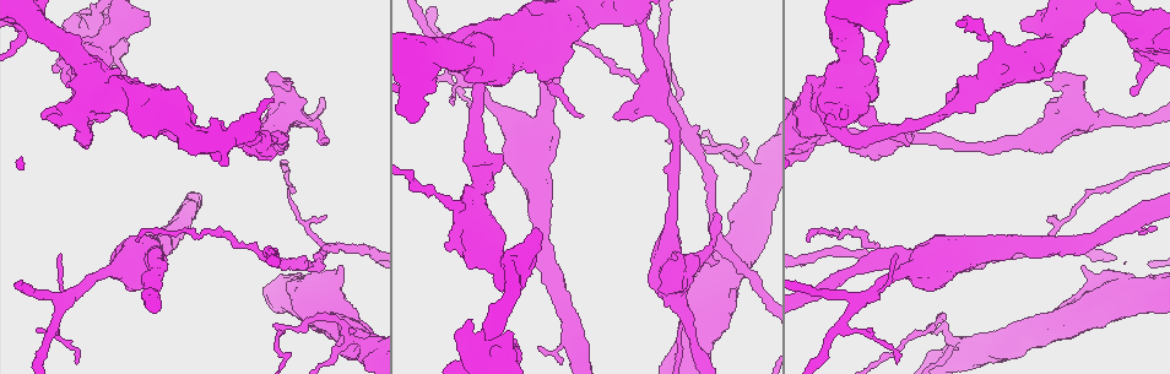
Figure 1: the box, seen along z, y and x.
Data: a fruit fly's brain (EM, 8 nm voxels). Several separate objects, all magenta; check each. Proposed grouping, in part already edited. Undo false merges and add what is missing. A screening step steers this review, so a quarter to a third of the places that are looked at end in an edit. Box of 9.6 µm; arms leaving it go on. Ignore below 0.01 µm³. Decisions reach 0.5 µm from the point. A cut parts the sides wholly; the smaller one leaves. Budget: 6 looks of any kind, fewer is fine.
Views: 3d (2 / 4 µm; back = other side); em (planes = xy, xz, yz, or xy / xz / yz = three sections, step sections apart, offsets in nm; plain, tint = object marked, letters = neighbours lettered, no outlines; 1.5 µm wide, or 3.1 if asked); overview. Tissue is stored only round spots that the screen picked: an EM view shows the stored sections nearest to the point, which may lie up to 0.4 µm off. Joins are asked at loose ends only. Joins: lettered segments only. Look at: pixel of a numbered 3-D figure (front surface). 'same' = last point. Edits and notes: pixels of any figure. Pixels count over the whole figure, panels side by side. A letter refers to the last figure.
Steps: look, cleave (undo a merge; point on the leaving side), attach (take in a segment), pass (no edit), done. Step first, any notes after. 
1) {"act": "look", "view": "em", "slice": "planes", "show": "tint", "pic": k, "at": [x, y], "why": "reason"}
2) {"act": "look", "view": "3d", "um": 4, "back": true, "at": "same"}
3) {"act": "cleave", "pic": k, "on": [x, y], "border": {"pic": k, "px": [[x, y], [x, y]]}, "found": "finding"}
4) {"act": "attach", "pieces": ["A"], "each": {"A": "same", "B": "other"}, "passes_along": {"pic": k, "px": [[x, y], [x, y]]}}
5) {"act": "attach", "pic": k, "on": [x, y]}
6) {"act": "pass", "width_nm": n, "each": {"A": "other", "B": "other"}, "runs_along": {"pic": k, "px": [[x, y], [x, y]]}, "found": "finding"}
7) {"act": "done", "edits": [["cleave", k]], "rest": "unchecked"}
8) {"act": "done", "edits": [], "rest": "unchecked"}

{"act": "look", "view": "3d", "um": 4, "pic": 1, "at": [810, 241], "why": "long arm stops here"}

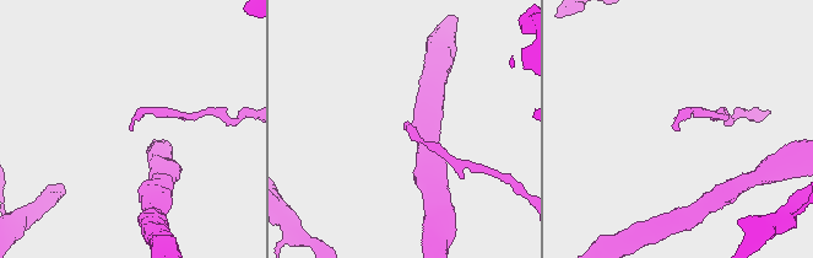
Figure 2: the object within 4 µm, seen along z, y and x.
{"act": "look", "view": "em", "slice": "planes", "show": "letters", "pic": 2, "at": [132, 128], "why": "now the EM"}

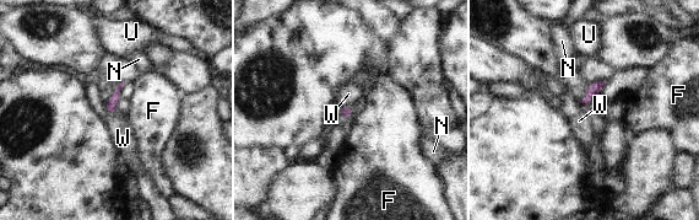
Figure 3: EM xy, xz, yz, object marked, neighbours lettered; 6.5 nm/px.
{"act": "pass", "each": {"F": "other", "N": "other", "U": "other", "W": "other"}, "border": {"pic": 3, "px": [[107, 112], [117, 113]]}, "found": "no lettered segment goes on from it"}

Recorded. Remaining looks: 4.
{"act": "look", "view": "3d", "um": 4, "back": true, "pic": 1, "at": [909, 146], "why": "thin end"}

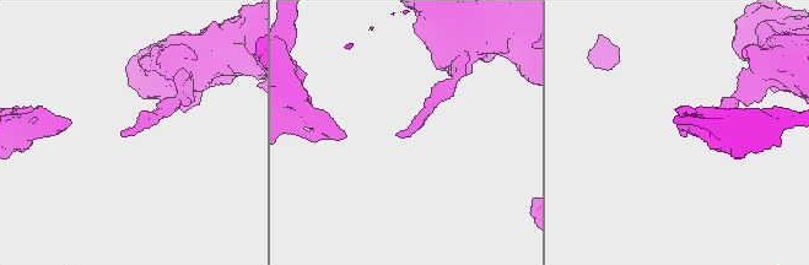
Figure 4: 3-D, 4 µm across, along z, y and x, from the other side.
{"act": "look", "view": "em", "slice": "planes", "show": "plain", "pic": 4, "at": [683, 133]}

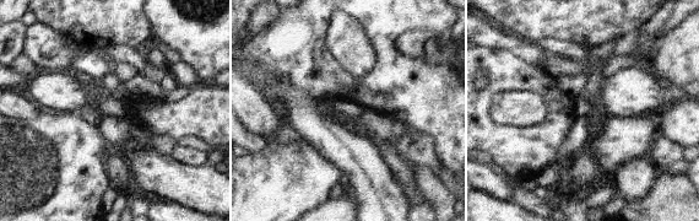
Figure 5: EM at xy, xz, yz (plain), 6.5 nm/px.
{"act": "look", "view": "em", "slice": "planes", "show": "letters", "at": "same"}

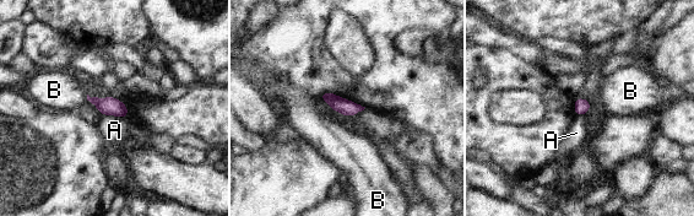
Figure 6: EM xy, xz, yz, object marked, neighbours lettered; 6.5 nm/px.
{"act": "pass", "longest_contact_nm": ["A", 190], "each": {"A": "other", "B": "other"}, "border": {"pic": 6, "px": [[99, 114], [114, 114], [126, 118]]}, "found": "no lettered segment goes on from it"}

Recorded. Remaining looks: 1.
{"act": "done", "edits": [], "rest": "unchecked"}

